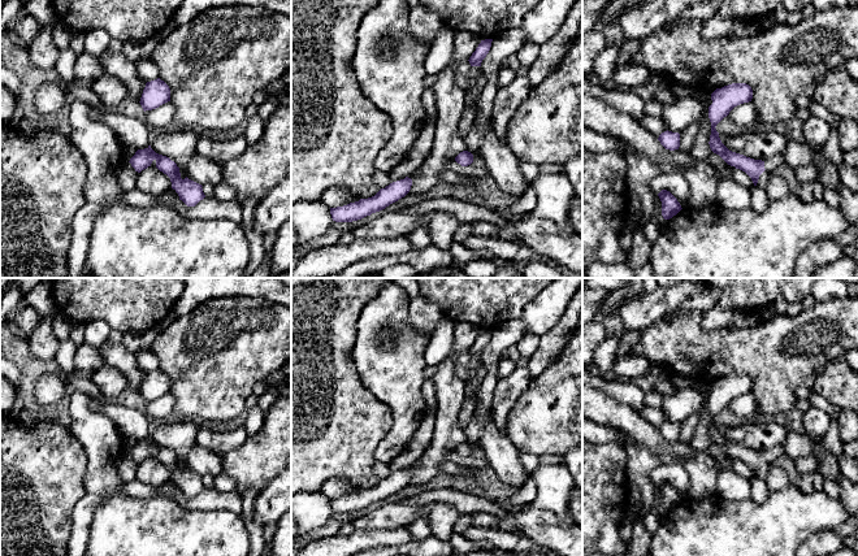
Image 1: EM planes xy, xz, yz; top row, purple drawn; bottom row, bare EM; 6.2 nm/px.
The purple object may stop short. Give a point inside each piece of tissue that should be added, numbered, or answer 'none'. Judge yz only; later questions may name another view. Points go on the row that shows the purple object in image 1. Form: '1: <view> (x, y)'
1: yz (771, 164)

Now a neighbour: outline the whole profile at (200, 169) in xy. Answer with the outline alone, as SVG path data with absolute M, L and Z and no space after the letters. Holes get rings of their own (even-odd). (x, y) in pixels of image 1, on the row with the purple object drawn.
M194 155L186 165L187 178L204 186L216 187L222 183L224 169L221 164L216 164L204 156Z

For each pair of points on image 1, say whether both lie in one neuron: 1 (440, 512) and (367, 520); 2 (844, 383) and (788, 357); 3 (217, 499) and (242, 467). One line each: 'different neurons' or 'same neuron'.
1: same neuron
2: different neurons
3: different neurons

